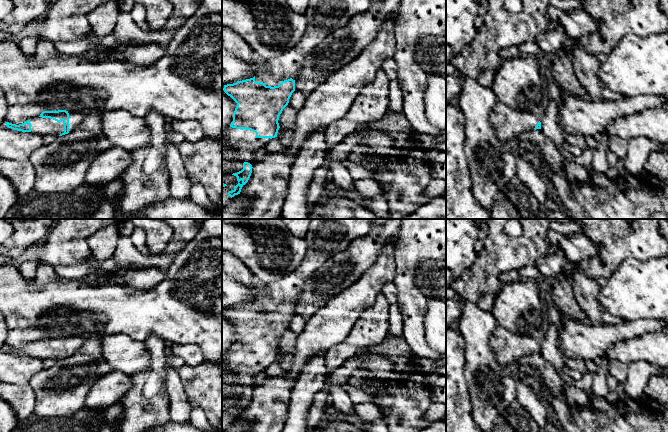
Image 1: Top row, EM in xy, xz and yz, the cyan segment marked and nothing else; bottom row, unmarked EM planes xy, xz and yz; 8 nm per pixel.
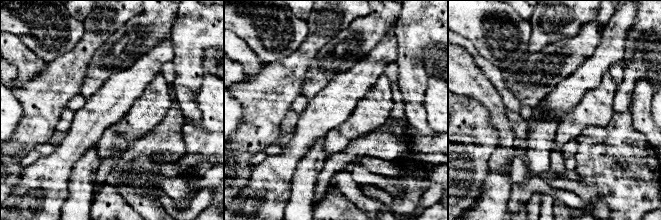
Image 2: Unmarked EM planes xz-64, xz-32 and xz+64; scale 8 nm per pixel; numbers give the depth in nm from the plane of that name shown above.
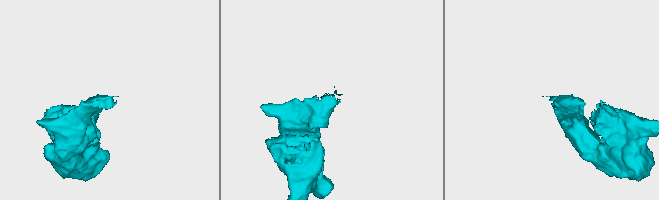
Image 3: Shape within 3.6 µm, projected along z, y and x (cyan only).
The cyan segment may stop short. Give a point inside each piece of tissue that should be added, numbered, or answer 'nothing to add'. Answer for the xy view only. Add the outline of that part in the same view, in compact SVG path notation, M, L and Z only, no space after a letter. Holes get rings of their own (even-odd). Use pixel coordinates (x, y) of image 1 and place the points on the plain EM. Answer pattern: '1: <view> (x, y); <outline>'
1: xy (43, 350); M36 341L30 344L31 356L40 359L53 359L58 361L64 357L63 344L58 347L57 345L50 342Z

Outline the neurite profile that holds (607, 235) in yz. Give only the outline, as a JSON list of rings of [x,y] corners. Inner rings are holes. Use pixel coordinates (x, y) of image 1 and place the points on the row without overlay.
[[[549,219],[553,222],[575,222],[598,248],[598,255],[576,263],[578,271],[594,280],[609,278],[628,258],[646,261],[668,255],[668,239],[660,232],[659,219]]]

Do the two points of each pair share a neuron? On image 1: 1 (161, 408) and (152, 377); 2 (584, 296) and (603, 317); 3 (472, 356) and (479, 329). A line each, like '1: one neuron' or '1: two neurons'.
1: one neuron
2: one neuron
3: one neuron

